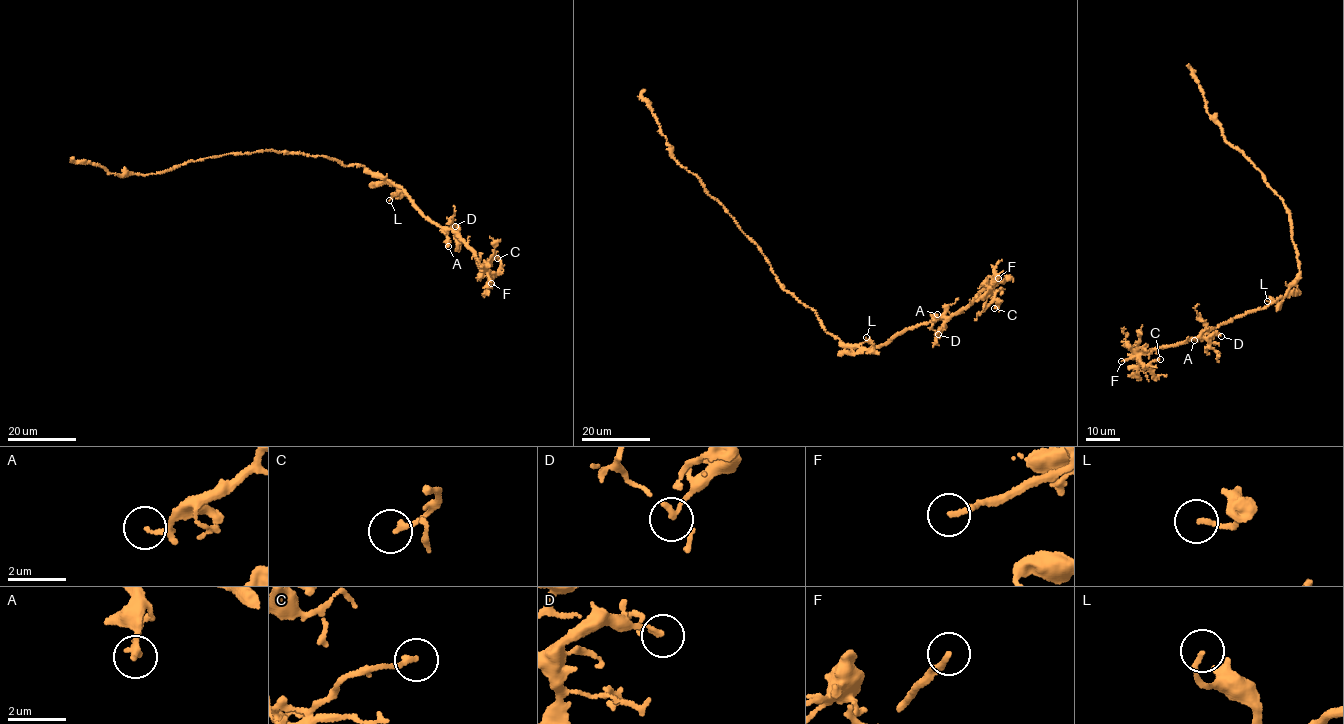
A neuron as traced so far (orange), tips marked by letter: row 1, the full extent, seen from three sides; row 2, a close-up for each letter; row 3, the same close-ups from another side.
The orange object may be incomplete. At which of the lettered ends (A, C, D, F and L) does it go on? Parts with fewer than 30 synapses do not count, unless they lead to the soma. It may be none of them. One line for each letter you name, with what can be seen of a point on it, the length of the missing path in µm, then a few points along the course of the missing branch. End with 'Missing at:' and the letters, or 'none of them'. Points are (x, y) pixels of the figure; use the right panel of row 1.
F: at (1121, 361); about 40 µm are missing; missing branch runs (1121, 361), (1114, 351), (1114, 354), (1143, 358), (1139, 360), (1161, 367), (1163, 382), (1165, 379)
Missing at: F

